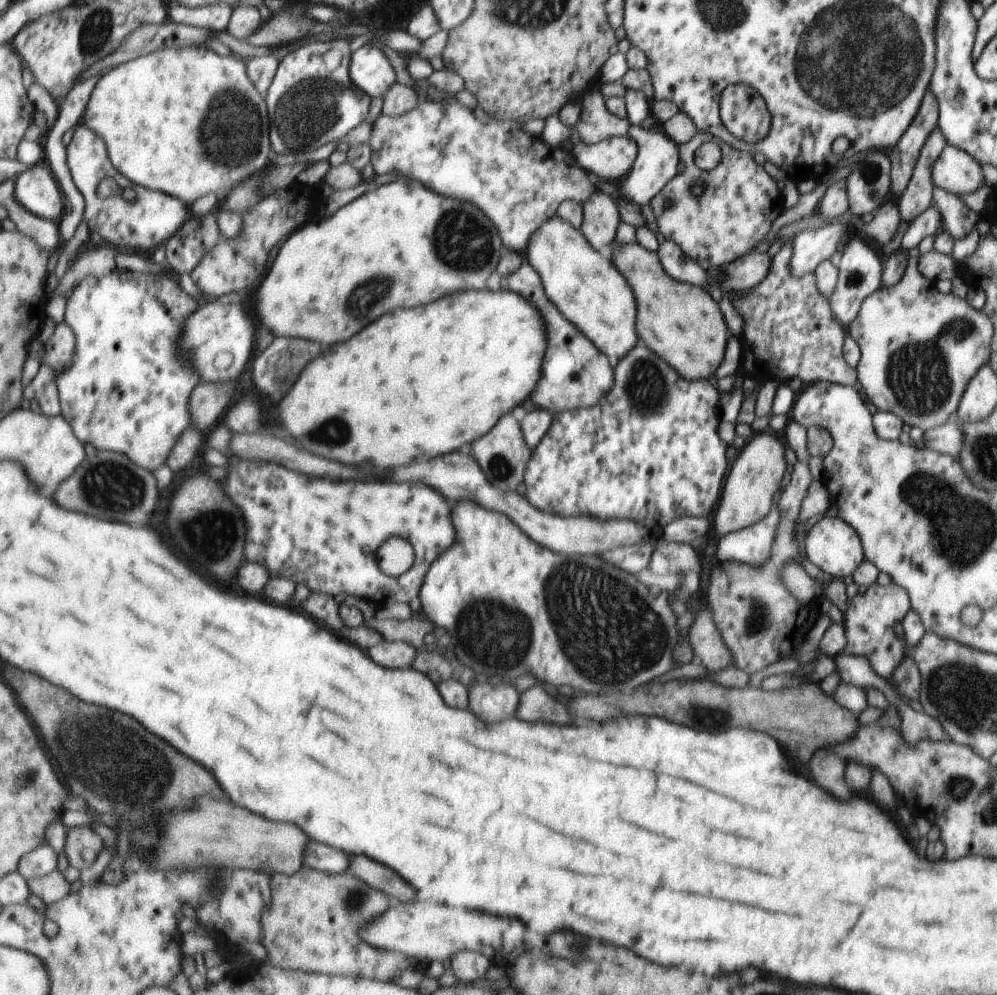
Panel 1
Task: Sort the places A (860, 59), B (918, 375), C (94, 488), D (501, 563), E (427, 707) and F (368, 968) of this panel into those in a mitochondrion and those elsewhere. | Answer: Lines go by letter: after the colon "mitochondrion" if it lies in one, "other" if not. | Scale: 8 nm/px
A: mitochondrion
B: mitochondrion
C: mitochondrion
D: other
E: other
F: other

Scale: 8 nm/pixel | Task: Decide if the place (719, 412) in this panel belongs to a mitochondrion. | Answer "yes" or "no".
no

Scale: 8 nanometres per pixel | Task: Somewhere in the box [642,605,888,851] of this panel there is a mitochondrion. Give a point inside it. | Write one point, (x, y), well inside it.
(701, 712)

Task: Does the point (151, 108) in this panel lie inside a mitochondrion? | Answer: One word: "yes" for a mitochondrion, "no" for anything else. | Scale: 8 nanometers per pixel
no

